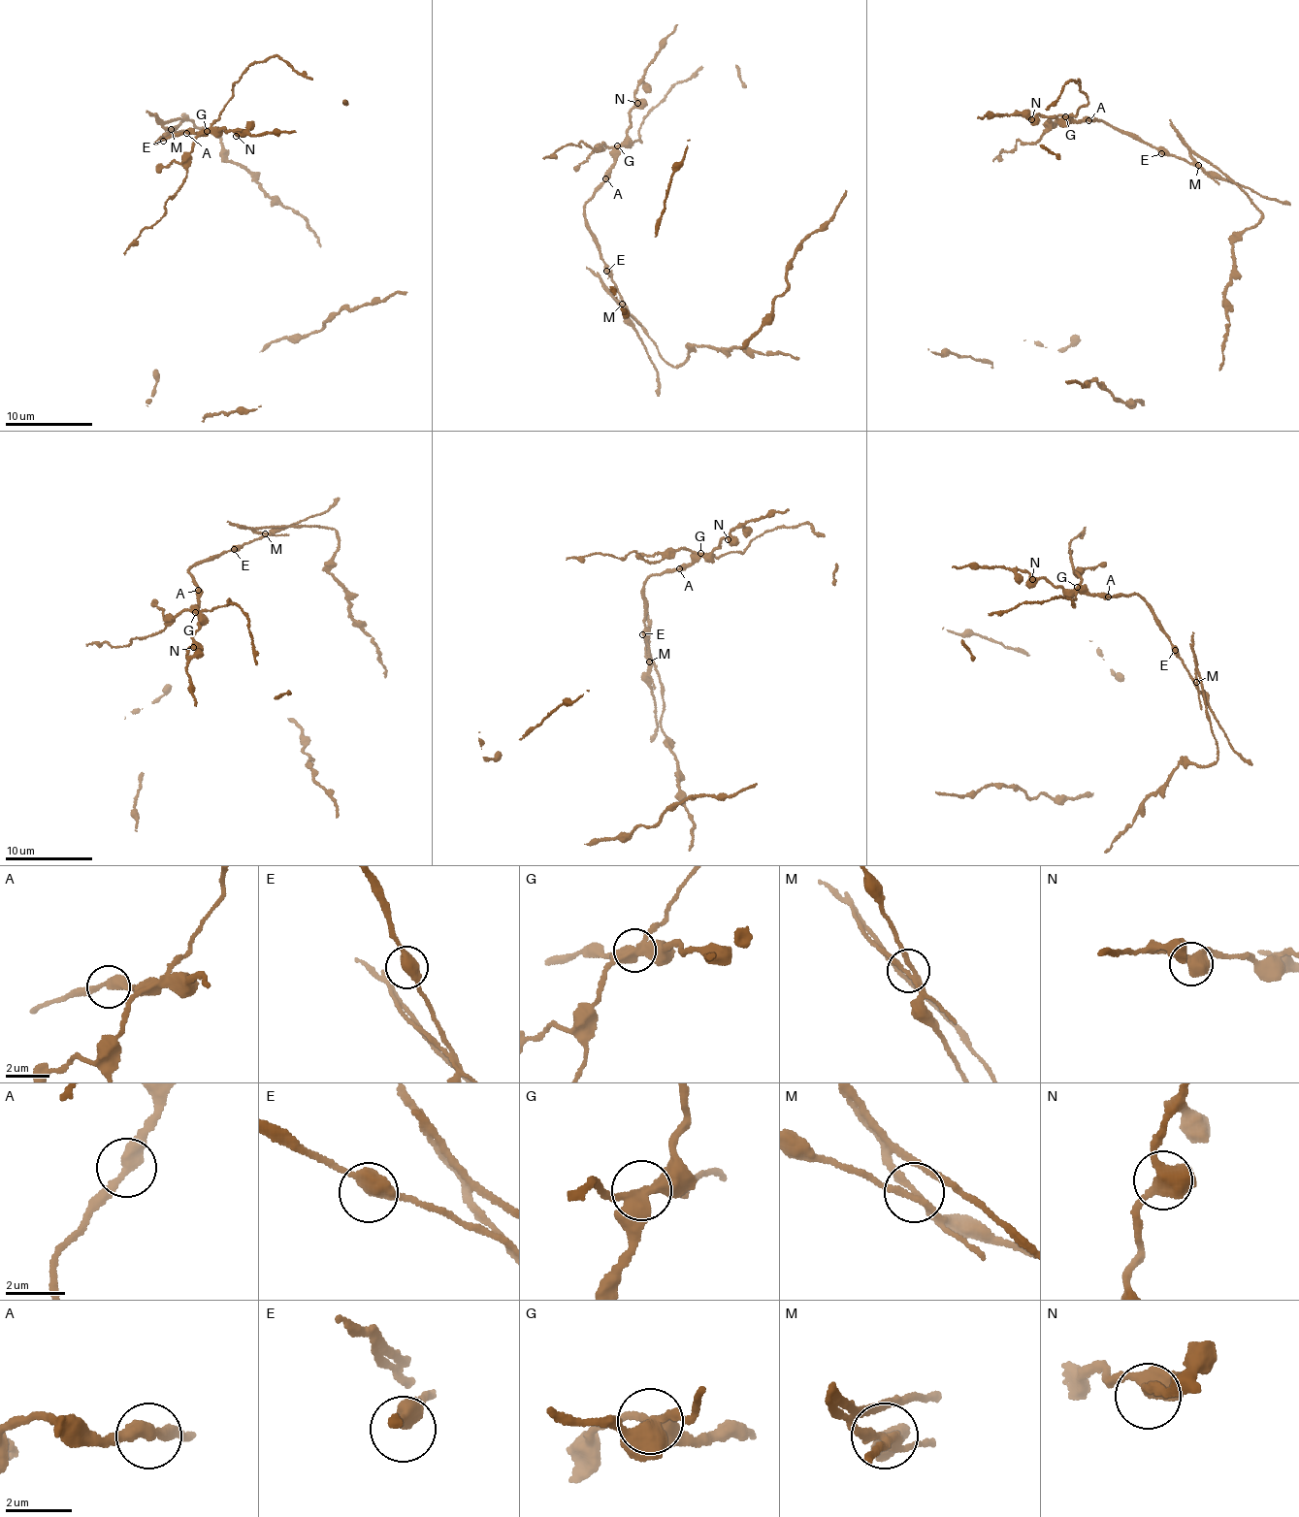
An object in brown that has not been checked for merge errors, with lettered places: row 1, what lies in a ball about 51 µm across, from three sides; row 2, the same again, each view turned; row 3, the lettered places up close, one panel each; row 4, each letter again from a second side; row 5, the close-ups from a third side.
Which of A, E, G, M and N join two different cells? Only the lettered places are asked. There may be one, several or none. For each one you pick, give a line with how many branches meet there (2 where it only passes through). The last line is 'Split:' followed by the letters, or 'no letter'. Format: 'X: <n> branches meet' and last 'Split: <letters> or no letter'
G: 4 branches meet
M: 3 branches meet
Split: G, M

